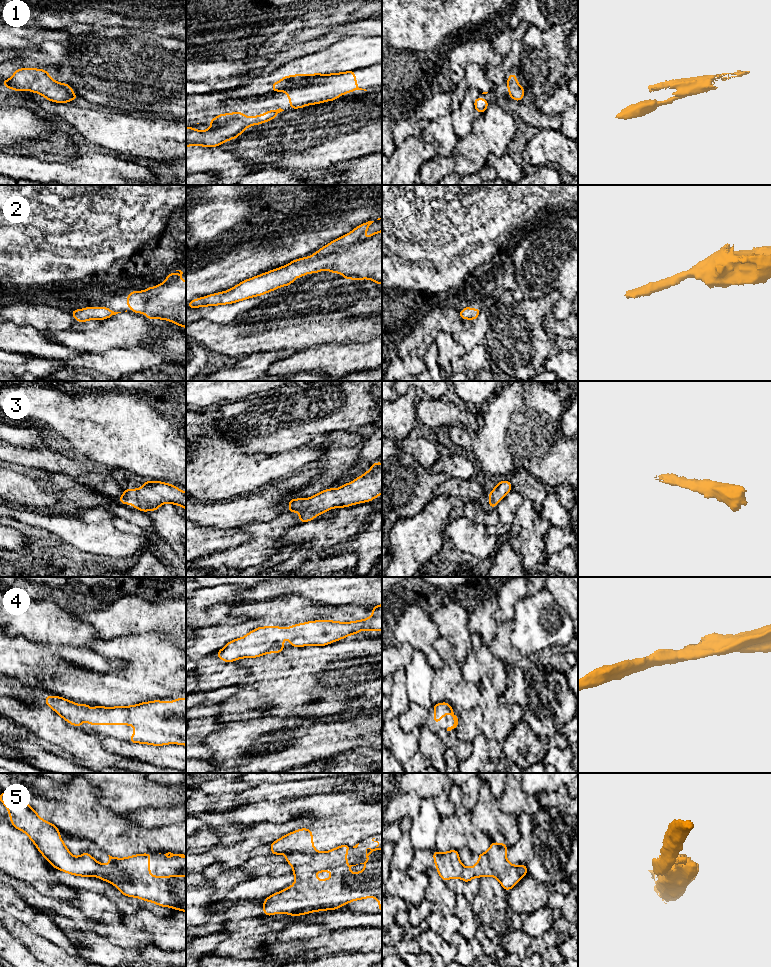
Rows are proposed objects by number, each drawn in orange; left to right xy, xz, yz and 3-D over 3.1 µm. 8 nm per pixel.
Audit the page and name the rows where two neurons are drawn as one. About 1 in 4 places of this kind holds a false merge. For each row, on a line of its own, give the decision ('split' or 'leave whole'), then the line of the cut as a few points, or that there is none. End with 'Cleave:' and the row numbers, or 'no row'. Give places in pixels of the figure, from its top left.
1: leave whole; cut none
2: leave whole; cut none
3: leave whole; cut none
4: leave whole; cut none
5: split; cut xy (121, 871), (117, 876), (103, 876), (100, 874), (96, 876)
Cleave: 5

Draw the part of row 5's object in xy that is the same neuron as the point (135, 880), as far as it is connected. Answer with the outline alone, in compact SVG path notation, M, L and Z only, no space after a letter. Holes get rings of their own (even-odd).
M152 853L137 854L127 858L114 858L109 856L109 863L117 867L121 874L118 877L103 876L96 877L106 882L110 882L118 888L124 896L141 898L163 907L171 907L176 910L186 912L186 875L175 876L151 876L150 857Z

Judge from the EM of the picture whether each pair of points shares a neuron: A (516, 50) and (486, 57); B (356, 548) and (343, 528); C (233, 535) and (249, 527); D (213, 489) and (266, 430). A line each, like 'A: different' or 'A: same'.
A: different
B: different
C: different
D: different

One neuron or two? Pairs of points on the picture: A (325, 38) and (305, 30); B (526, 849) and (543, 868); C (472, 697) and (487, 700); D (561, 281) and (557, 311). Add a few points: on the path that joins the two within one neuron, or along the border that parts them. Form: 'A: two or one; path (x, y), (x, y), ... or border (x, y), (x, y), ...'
A: two; border (340, 26), (326, 30), (296, 44)
B: one; path (531, 854), (540, 863)
C: two; border (478, 685), (479, 700), (470, 708), (457, 707)
D: one; path (565, 288), (564, 304)

